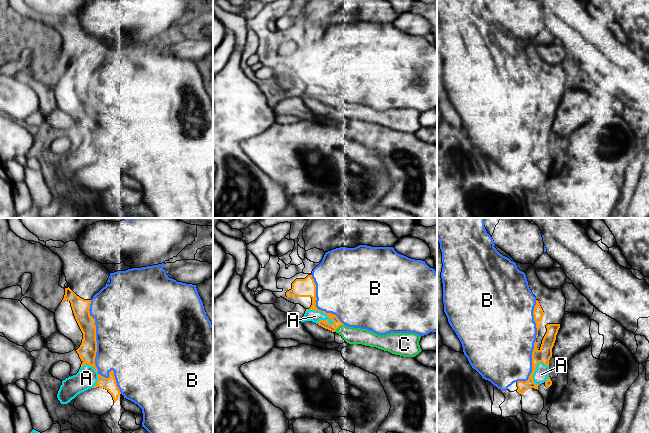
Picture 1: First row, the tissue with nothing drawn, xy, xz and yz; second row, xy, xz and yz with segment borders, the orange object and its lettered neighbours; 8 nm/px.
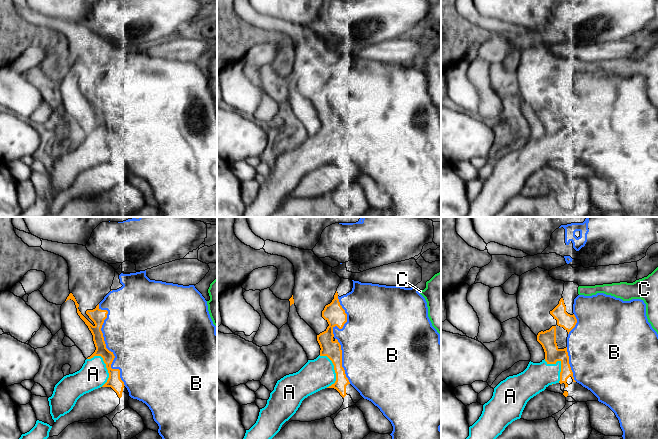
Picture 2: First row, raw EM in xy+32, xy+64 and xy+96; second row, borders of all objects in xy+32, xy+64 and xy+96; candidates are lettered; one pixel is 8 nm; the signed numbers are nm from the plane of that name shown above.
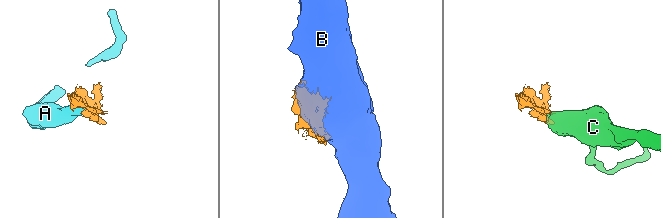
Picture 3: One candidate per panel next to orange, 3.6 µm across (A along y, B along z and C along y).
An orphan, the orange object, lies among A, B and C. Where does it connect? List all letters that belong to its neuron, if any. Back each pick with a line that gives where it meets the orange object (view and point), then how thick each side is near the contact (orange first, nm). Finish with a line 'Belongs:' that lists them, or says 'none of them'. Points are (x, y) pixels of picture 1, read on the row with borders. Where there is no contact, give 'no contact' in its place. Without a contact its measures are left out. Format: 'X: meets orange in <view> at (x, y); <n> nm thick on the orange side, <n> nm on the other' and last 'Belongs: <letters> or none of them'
A: meets orange in xz at (320, 310); 150 nm thick on the orange side, 100 nm on the other
C: meets orange in xz at (338, 326); 70 nm thick on the orange side, 130 nm on the other
Belongs: A, C

